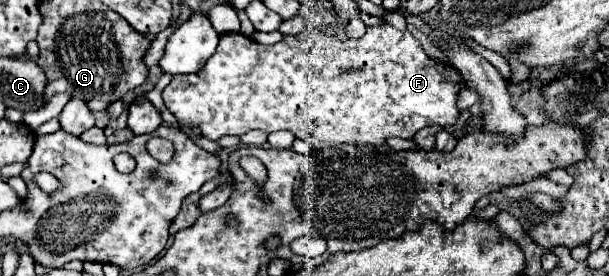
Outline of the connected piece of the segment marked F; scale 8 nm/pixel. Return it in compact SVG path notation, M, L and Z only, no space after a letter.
M380 24L380 26L372 26L366 30L366 34L362 38L350 38L346 42L340 42L336 36L326 36L324 32L318 30L304 30L296 36L284 36L282 42L274 44L274 46L262 46L258 42L254 42L248 36L242 34L220 34L220 42L216 52L210 56L206 68L202 72L196 74L186 74L186 76L174 76L172 82L164 88L162 98L166 108L176 116L180 130L188 132L190 128L198 128L200 134L208 140L220 140L226 134L208 134L208 132L250 132L250 130L264 130L266 134L276 132L276 130L288 130L292 132L296 138L302 138L304 142L308 142L312 148L322 150L322 148L330 148L330 146L340 146L340 144L366 144L366 146L384 146L388 142L388 138L392 136L400 136L400 138L408 138L412 140L416 136L418 130L426 128L426 126L452 126L456 124L458 118L458 108L454 108L456 104L456 94L460 90L460 72L445 62L436 62L432 58L428 58L422 45L410 32L400 32L396 28L392 28L390 24Z

